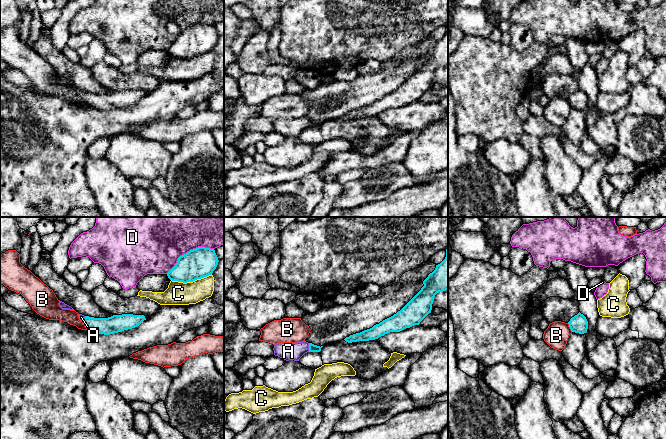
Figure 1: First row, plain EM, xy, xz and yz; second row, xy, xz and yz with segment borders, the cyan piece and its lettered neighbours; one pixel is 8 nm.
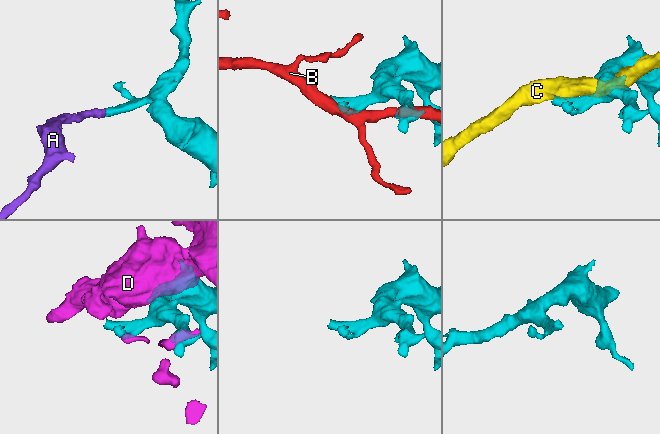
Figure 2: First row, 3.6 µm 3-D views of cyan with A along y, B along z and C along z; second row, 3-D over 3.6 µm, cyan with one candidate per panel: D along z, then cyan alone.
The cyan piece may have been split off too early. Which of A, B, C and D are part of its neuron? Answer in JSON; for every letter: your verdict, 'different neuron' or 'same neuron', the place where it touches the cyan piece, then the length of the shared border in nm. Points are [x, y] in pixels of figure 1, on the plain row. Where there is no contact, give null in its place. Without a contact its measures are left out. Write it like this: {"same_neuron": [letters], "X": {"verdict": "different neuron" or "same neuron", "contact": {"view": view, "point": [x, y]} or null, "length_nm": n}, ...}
{"same_neuron": ["A"], "A": {"verdict": "same neuron", "contact": {"view": "xz", "point": [309, 123]}, "length_nm": 70}, "B": {"verdict": "different neuron", "contact": {"view": "xy", "point": [84, 100]}, "length_nm": 90}, "C": {"verdict": "different neuron", "contact": {"view": "xy", "point": [191, 57]}, "length_nm": 340}, "D": {"verdict": "different neuron", "contact": {"view": "xy", "point": [189, 27]}, "length_nm": 440}}

